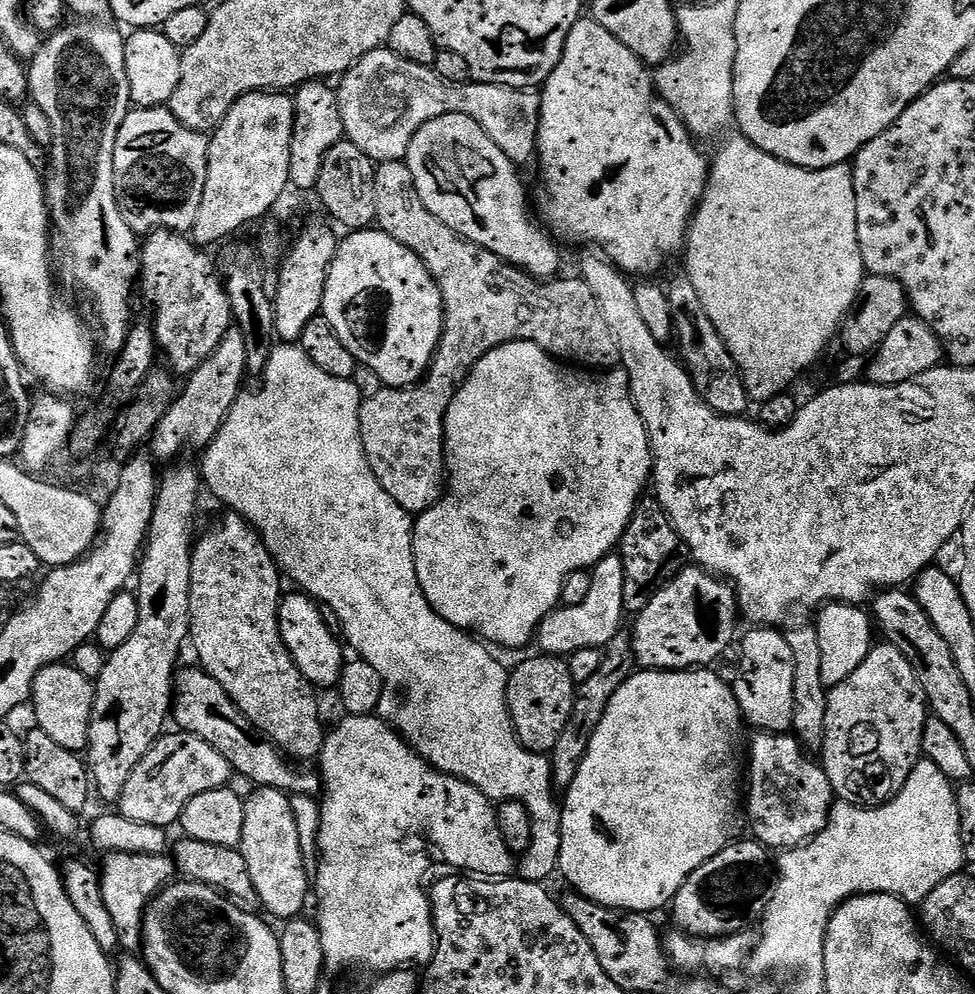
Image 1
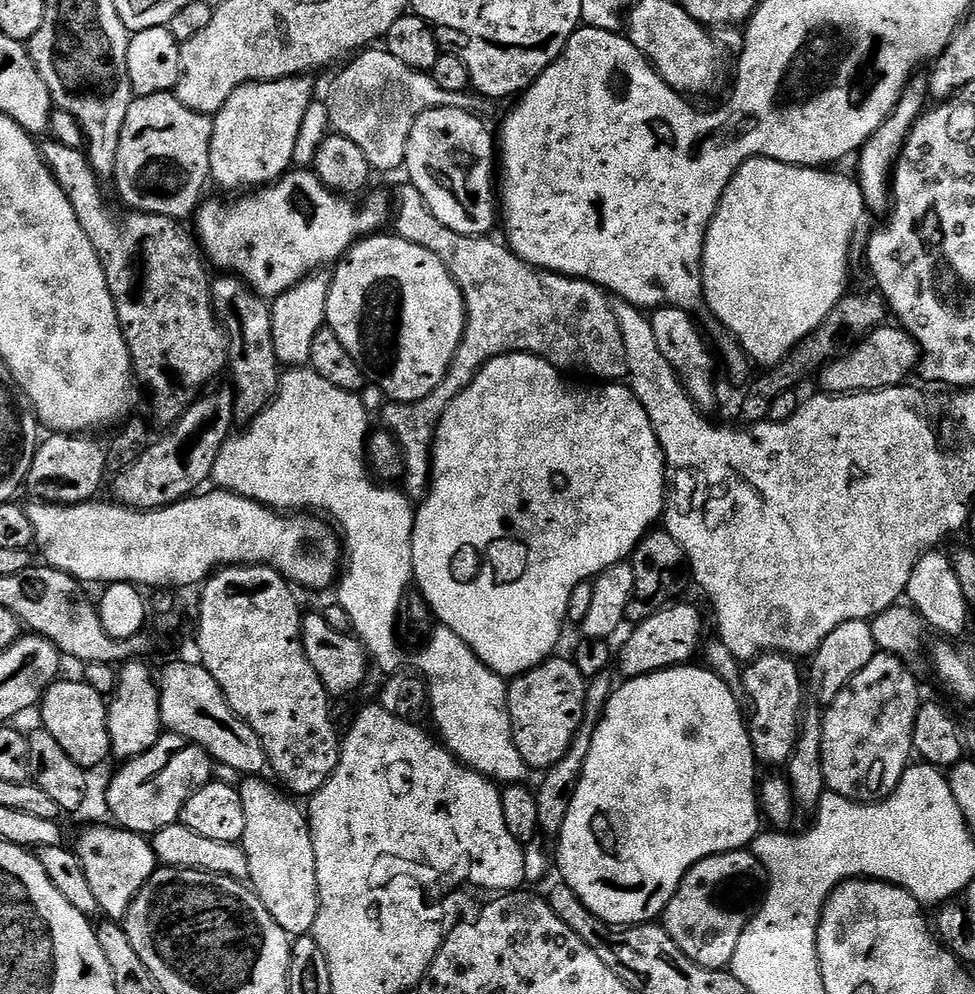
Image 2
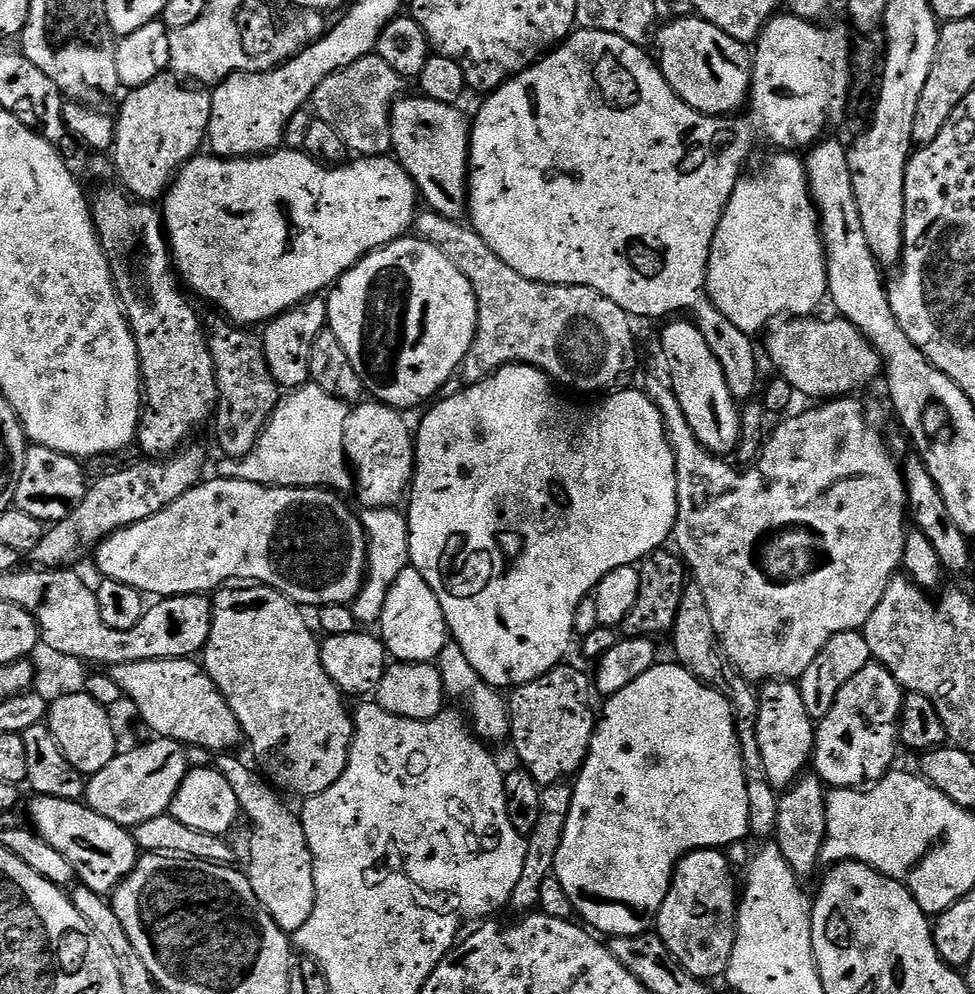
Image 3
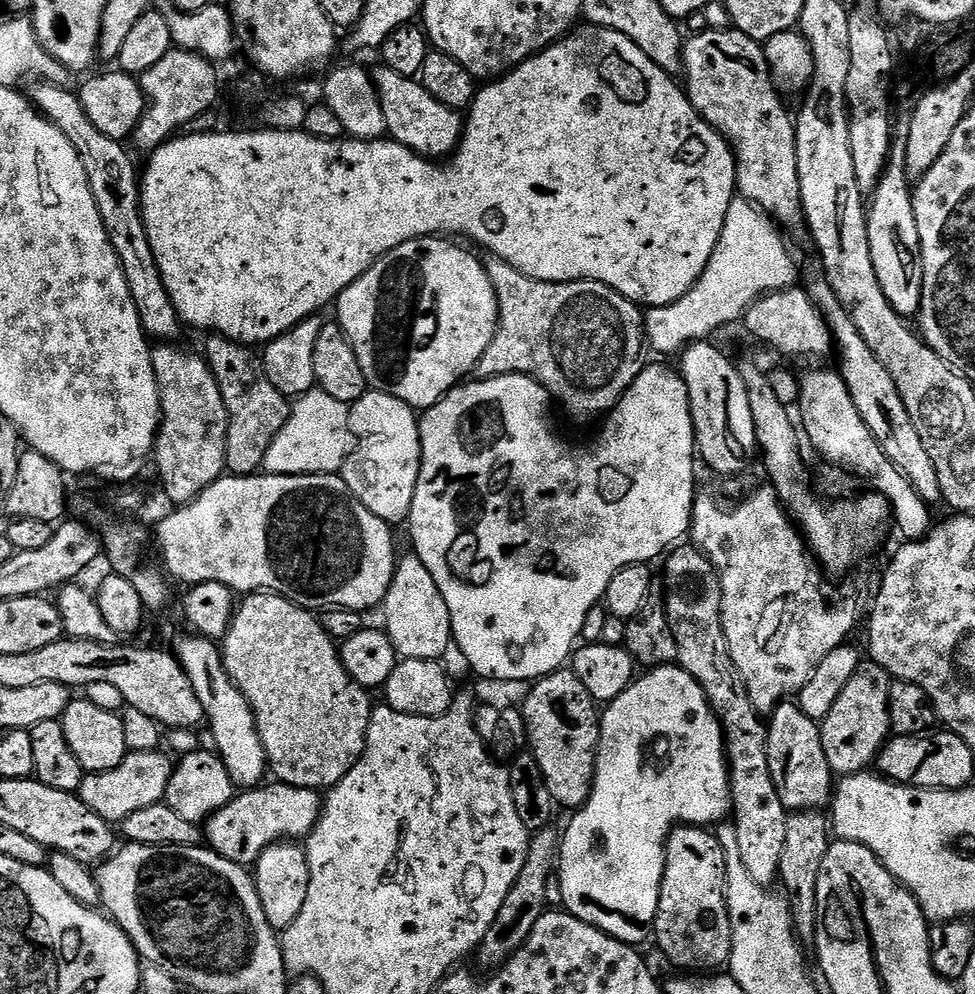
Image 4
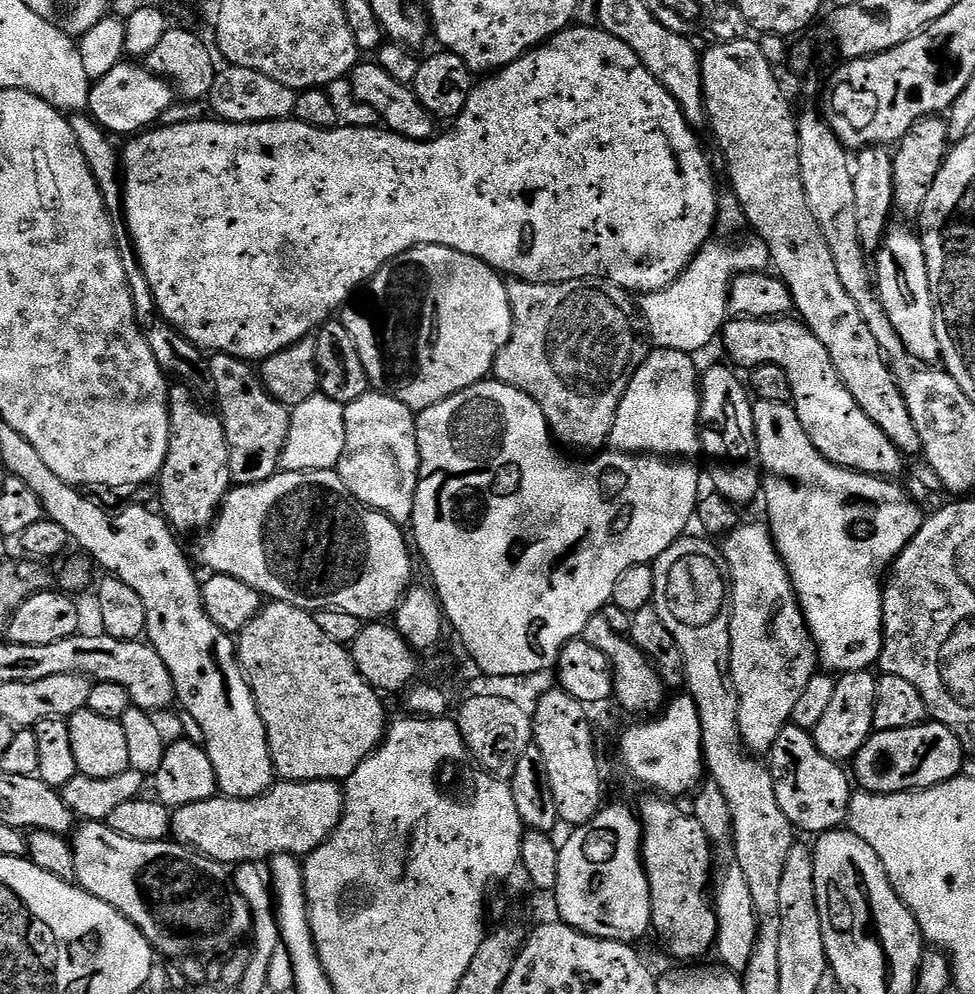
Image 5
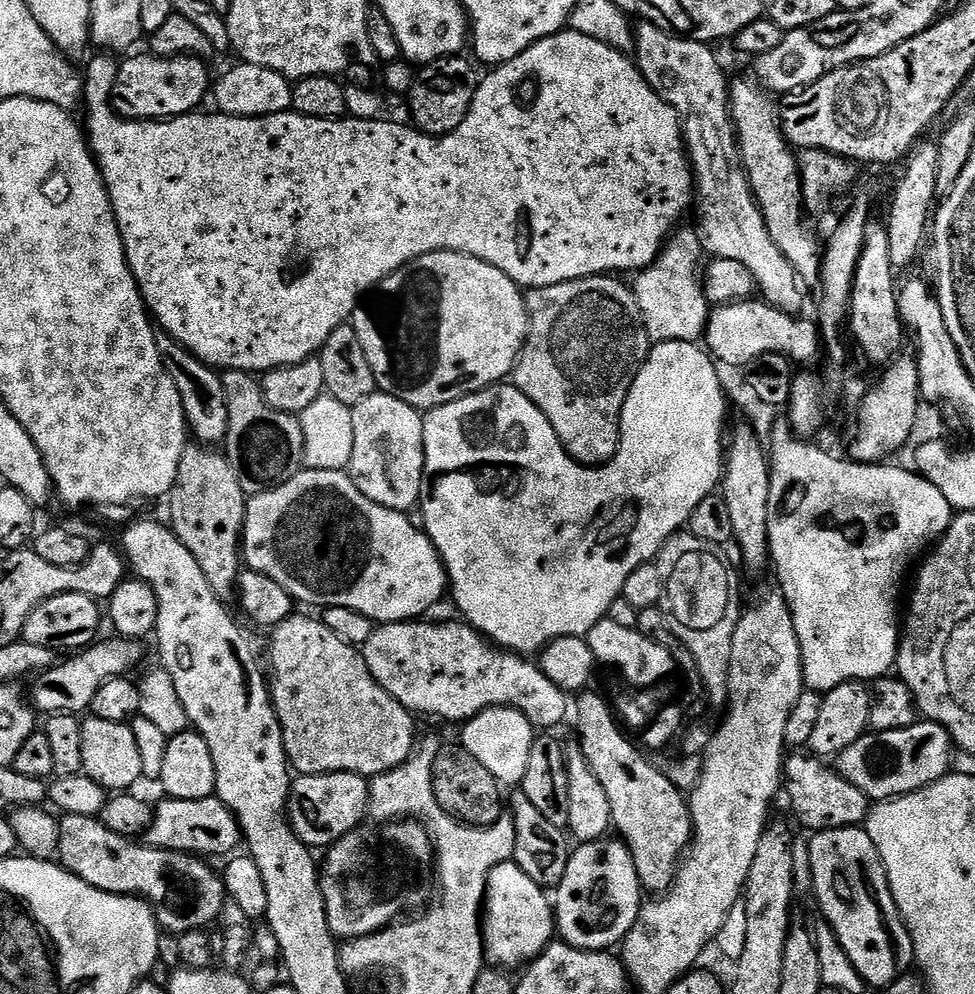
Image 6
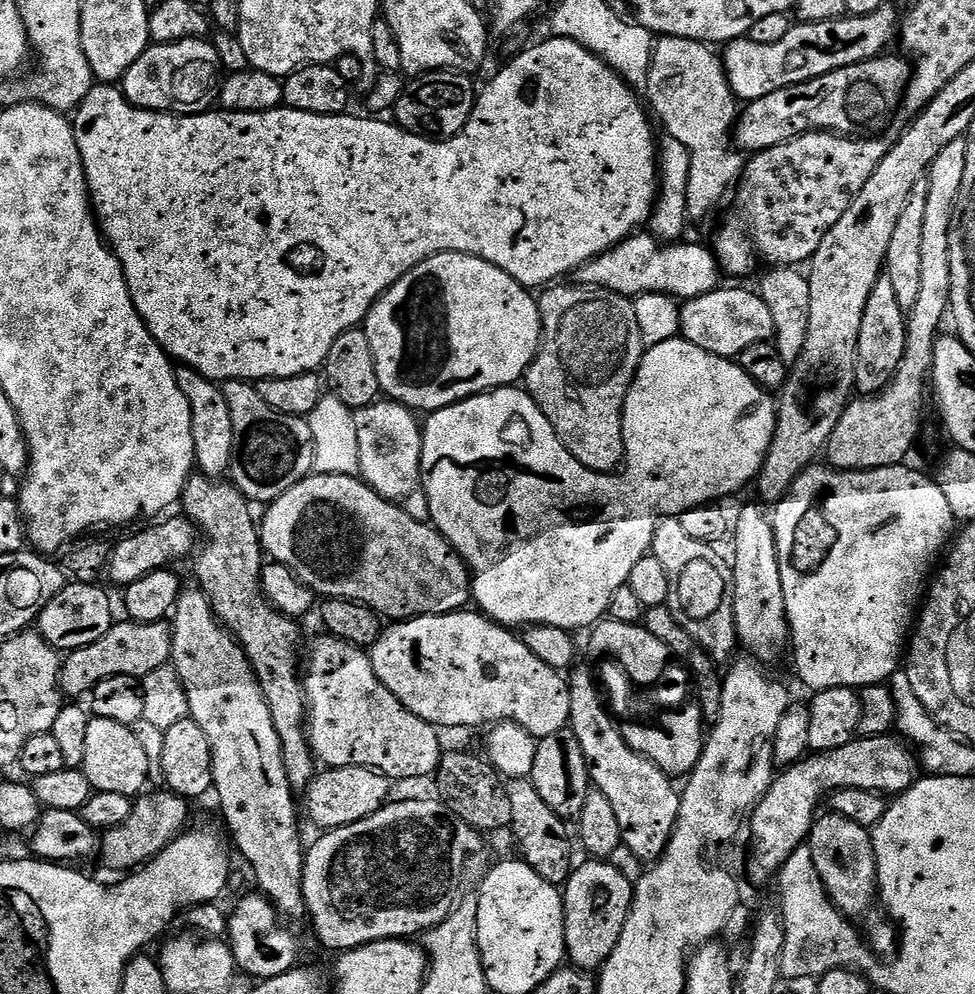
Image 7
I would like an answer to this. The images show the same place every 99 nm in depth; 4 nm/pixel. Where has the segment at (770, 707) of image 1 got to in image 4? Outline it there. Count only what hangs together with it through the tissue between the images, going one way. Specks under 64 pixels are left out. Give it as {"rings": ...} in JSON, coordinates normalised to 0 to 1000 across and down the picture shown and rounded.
{"rings":[[[805,706],[787,721],[786,731],[790,779],[805,813],[812,817],[848,814],[855,800],[855,778],[847,767],[847,755],[843,755],[841,728],[827,722],[819,707]]]}

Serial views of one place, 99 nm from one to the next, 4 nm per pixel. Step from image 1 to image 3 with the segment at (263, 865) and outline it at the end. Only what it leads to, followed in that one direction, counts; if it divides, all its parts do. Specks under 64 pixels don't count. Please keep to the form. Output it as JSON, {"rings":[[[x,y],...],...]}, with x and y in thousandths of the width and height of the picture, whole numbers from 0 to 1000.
{"rings":[[[225,758],[219,772],[239,792],[249,820],[258,827],[253,883],[283,931],[291,938],[302,940],[317,927],[324,902],[321,861],[314,847],[313,833],[307,820],[289,807],[284,794],[262,772],[258,774],[240,762],[237,758]]]}

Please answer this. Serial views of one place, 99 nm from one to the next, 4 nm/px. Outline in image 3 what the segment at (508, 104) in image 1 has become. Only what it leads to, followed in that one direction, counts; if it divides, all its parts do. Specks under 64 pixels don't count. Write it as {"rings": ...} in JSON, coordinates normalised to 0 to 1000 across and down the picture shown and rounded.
{"rings":[[[383,54],[363,62],[363,66],[338,74],[322,91],[318,105],[327,121],[338,123],[351,135],[358,154],[366,158],[396,157],[402,153],[402,108],[411,100],[414,85],[415,77],[408,75],[404,66],[389,54]]]}

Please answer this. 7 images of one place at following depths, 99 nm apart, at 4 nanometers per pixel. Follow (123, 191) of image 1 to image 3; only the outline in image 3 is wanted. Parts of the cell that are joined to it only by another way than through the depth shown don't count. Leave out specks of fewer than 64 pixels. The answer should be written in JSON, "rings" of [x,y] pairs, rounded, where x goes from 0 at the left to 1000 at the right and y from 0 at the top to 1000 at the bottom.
{"rings":[[[170,71],[162,78],[150,82],[150,87],[134,90],[130,96],[127,106],[123,109],[123,119],[121,117],[117,123],[119,126],[117,164],[121,181],[138,200],[145,203],[160,203],[171,194],[181,179],[181,174],[193,162],[206,156],[208,149],[205,148],[210,148],[213,140],[217,94],[205,87],[194,87],[186,77]]]}

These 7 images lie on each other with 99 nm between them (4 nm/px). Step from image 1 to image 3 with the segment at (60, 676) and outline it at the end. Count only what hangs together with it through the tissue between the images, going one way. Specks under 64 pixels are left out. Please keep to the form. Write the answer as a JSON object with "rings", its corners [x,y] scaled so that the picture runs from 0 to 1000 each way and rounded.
{"rings":[[[90,696],[71,698],[59,702],[51,708],[47,727],[49,733],[59,742],[59,751],[64,751],[64,759],[68,759],[76,775],[80,775],[86,782],[101,779],[111,768],[117,767],[121,759],[119,753],[119,732],[115,729],[112,713],[107,712]]]}

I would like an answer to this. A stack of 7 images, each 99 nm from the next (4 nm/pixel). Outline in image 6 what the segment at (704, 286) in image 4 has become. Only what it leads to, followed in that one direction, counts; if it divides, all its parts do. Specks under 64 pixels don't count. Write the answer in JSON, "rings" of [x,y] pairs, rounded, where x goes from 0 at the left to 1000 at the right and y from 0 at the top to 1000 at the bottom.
{"rings":[[[694,228],[684,245],[677,251],[673,263],[659,271],[652,280],[652,286],[647,287],[661,331],[665,333],[665,341],[673,346],[717,343],[721,339],[722,329],[726,327],[728,307],[720,281],[720,263],[724,256],[716,243],[713,228],[702,228]]]}

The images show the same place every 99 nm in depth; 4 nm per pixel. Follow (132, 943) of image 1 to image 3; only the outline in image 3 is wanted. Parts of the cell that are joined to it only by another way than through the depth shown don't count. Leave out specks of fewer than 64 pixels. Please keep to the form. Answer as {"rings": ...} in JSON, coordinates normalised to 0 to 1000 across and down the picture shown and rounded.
{"rings":[[[37,801],[29,813],[36,838],[59,855],[65,868],[79,877],[81,888],[87,889],[102,901],[110,902],[137,875],[146,857],[141,852],[136,838],[130,833],[105,823],[89,808],[68,803]]]}

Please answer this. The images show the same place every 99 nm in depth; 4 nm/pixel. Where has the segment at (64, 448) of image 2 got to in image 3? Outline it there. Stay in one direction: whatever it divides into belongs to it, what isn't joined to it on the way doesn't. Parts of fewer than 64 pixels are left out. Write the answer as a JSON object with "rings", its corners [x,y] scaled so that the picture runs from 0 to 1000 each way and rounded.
{"rings":[[[33,447],[23,469],[23,482],[18,485],[14,510],[46,527],[54,527],[66,524],[76,517],[76,513],[80,513],[80,509],[84,509],[84,501],[88,501],[91,490],[92,480],[79,460],[51,453],[42,447]]]}

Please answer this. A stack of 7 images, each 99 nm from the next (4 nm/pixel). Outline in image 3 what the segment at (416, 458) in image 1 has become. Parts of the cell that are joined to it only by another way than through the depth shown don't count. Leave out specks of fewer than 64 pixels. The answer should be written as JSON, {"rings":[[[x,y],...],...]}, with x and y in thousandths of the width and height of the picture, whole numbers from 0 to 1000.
{"rings":[[[442,211],[432,212],[430,216],[428,216],[425,233],[430,240],[440,241],[445,247],[452,249],[452,252],[472,269],[474,276],[478,276],[478,280],[484,286],[484,291],[488,296],[488,303],[490,304],[490,328],[488,329],[488,339],[474,367],[474,378],[477,378],[477,383],[479,383],[480,386],[488,386],[490,383],[496,382],[501,378],[506,378],[511,371],[517,370],[520,366],[543,366],[559,374],[559,376],[569,383],[571,387],[579,386],[581,389],[588,390],[591,394],[615,394],[611,396],[619,396],[625,392],[631,391],[633,387],[635,387],[632,385],[634,385],[643,374],[651,372],[652,338],[648,335],[648,326],[650,326],[649,319],[645,318],[642,312],[638,312],[638,308],[630,308],[630,304],[626,304],[626,300],[613,296],[613,292],[602,290],[601,288],[557,286],[556,284],[548,284],[547,282],[535,280],[535,276],[531,276],[531,272],[523,272],[523,268],[519,268],[519,264],[515,264],[515,260],[511,260],[511,256],[507,256],[507,252],[503,252],[503,247],[498,247],[498,243],[491,237],[487,229],[471,221],[463,221],[456,217],[450,217],[448,213]]]}

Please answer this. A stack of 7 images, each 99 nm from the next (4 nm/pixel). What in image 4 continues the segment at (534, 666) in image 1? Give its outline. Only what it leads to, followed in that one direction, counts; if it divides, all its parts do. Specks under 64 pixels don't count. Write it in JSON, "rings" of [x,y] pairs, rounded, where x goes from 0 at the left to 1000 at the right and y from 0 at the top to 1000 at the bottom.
{"rings":[[[575,674],[545,689],[535,707],[535,719],[541,736],[541,752],[554,772],[567,806],[582,815],[595,813],[603,805],[607,794],[607,778],[611,775],[616,722],[613,705],[587,675]]]}

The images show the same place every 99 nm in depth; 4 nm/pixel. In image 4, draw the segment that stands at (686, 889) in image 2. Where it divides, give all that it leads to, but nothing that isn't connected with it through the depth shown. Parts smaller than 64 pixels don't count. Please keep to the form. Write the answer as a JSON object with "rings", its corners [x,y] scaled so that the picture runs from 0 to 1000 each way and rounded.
{"rings":[[[698,831],[696,833],[691,833],[689,838],[685,841],[685,849],[681,852],[681,878],[679,879],[679,891],[677,892],[677,902],[675,903],[675,920],[673,921],[673,928],[671,931],[671,947],[673,946],[673,950],[675,953],[681,957],[681,962],[686,966],[689,970],[694,970],[697,974],[707,974],[705,976],[710,980],[722,980],[727,976],[725,974],[736,974],[732,976],[738,976],[744,973],[747,969],[747,965],[749,964],[749,960],[751,959],[751,937],[749,936],[749,924],[747,923],[747,908],[745,907],[745,899],[743,898],[743,888],[745,887],[745,867],[743,866],[743,856],[741,855],[741,851],[736,847],[736,843],[732,840],[725,832],[722,831]]]}

